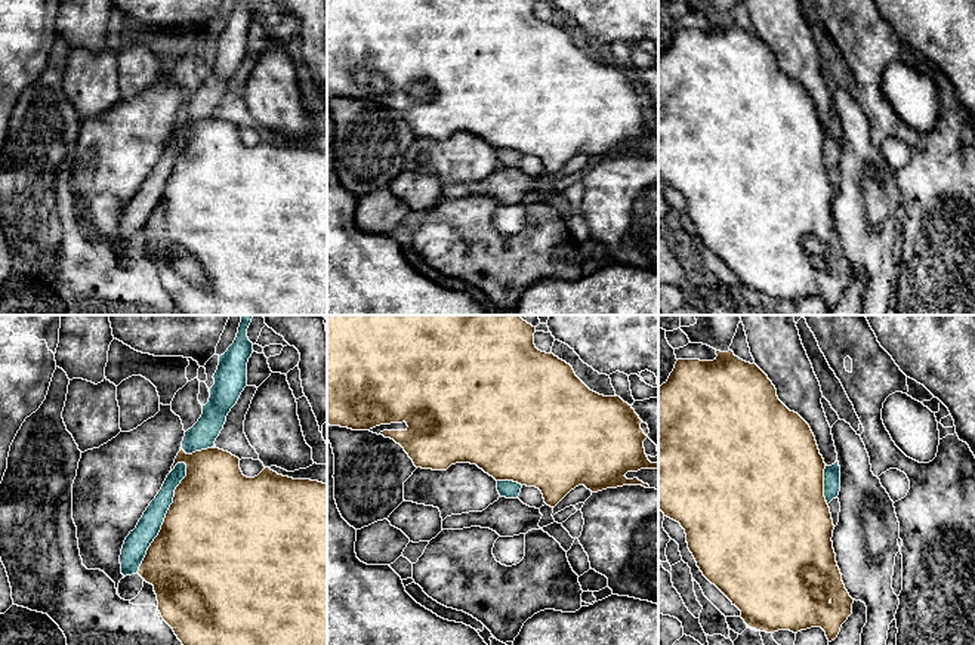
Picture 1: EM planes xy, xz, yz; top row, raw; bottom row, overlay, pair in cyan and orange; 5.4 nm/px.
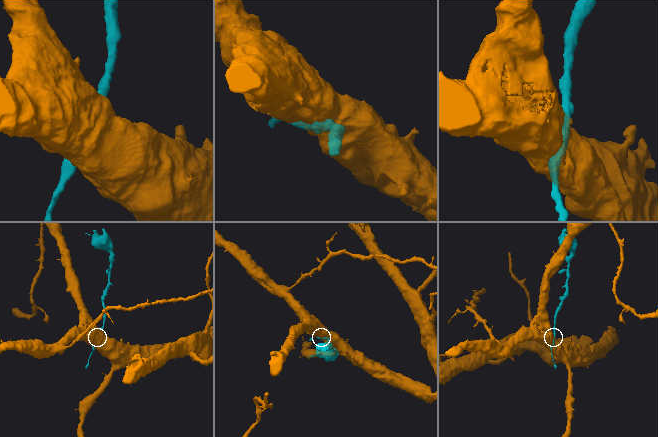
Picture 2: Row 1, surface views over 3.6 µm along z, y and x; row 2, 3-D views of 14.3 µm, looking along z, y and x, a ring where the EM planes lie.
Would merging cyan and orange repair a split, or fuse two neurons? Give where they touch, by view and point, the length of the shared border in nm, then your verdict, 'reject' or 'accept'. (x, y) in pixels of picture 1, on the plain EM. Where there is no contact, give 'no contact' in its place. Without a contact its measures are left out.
xy (164, 185) | 650 nm | reject

